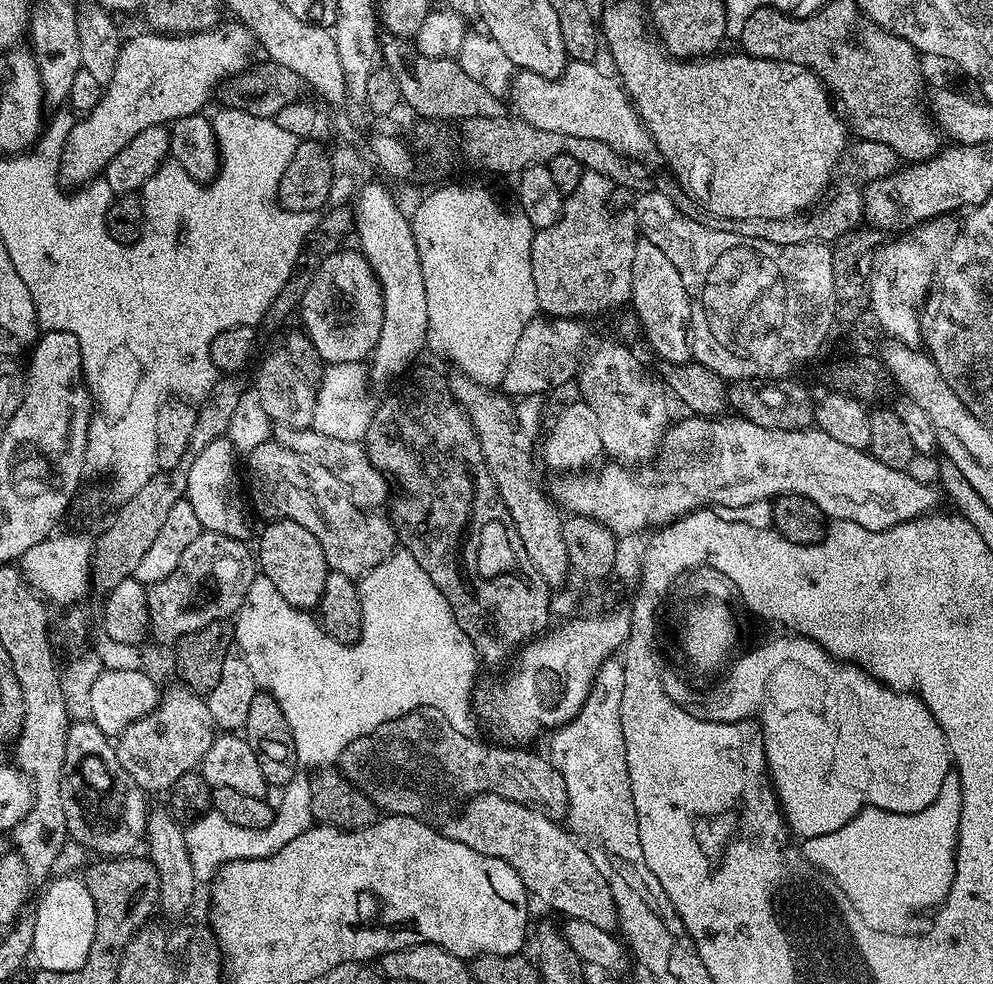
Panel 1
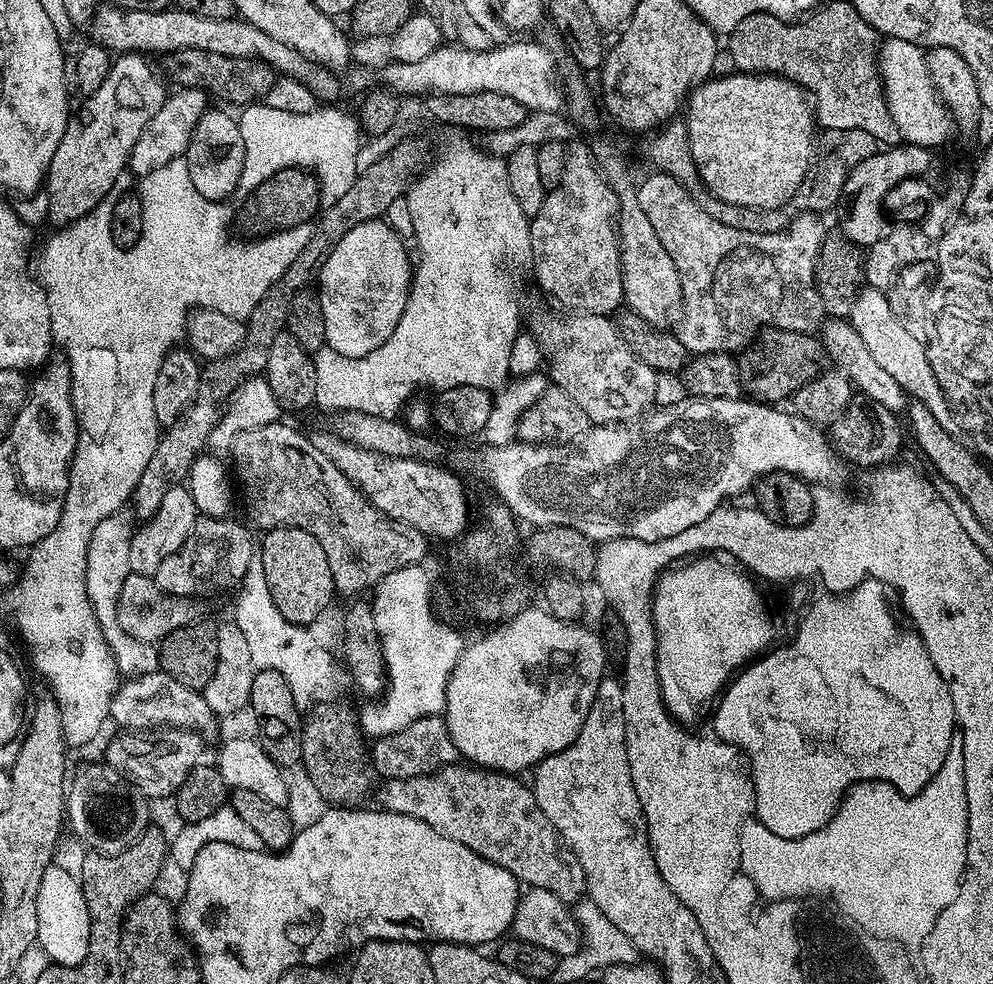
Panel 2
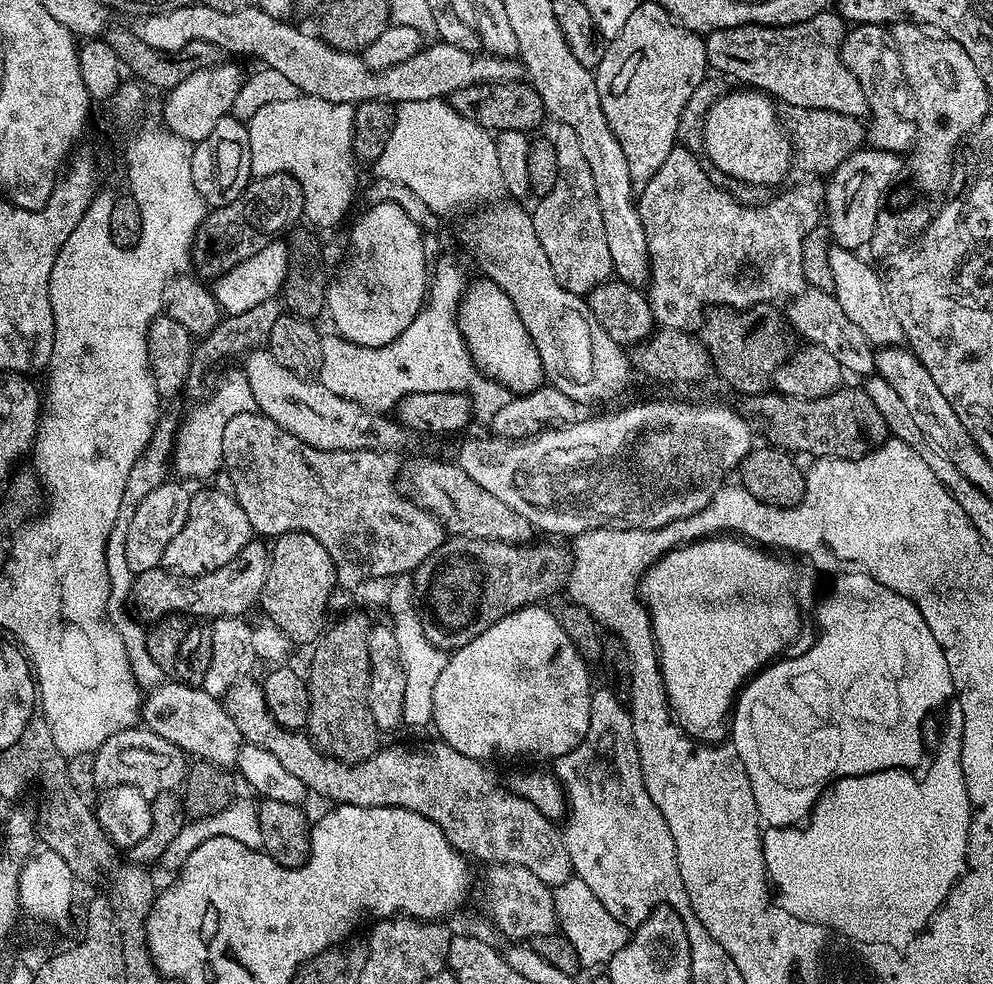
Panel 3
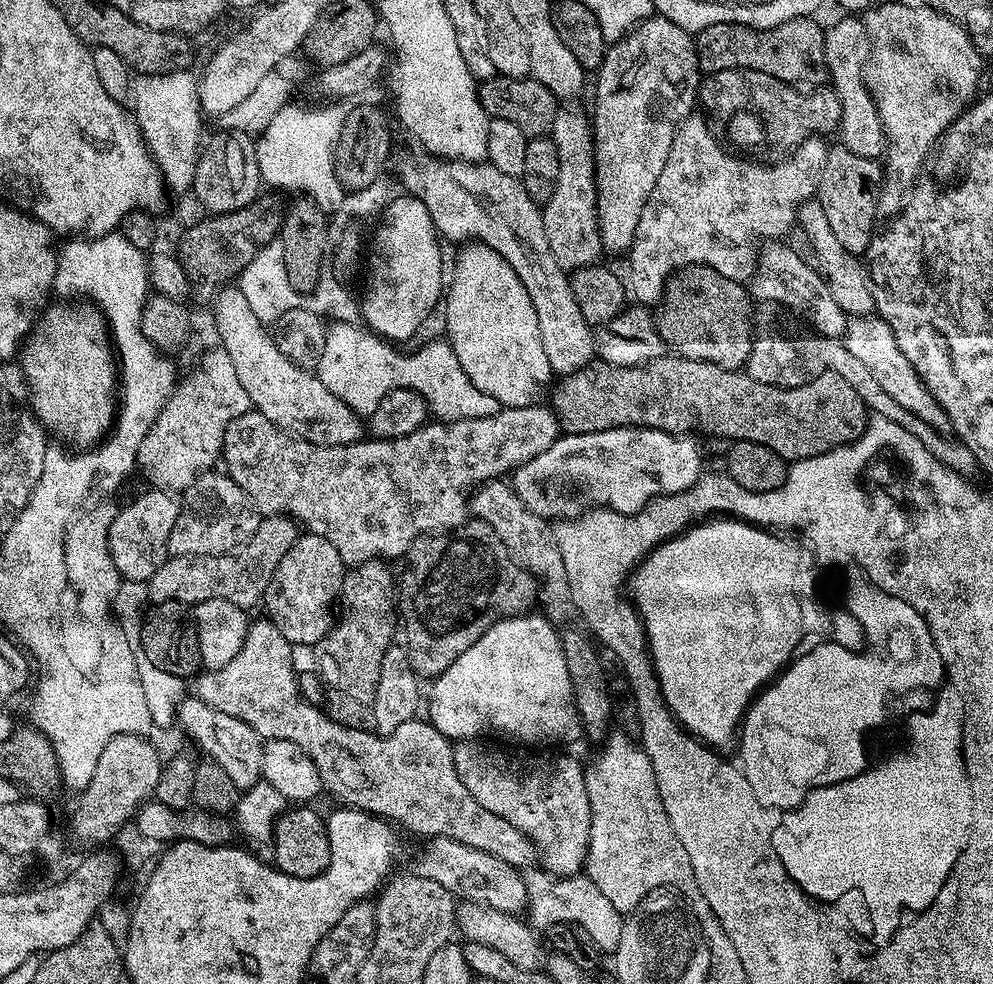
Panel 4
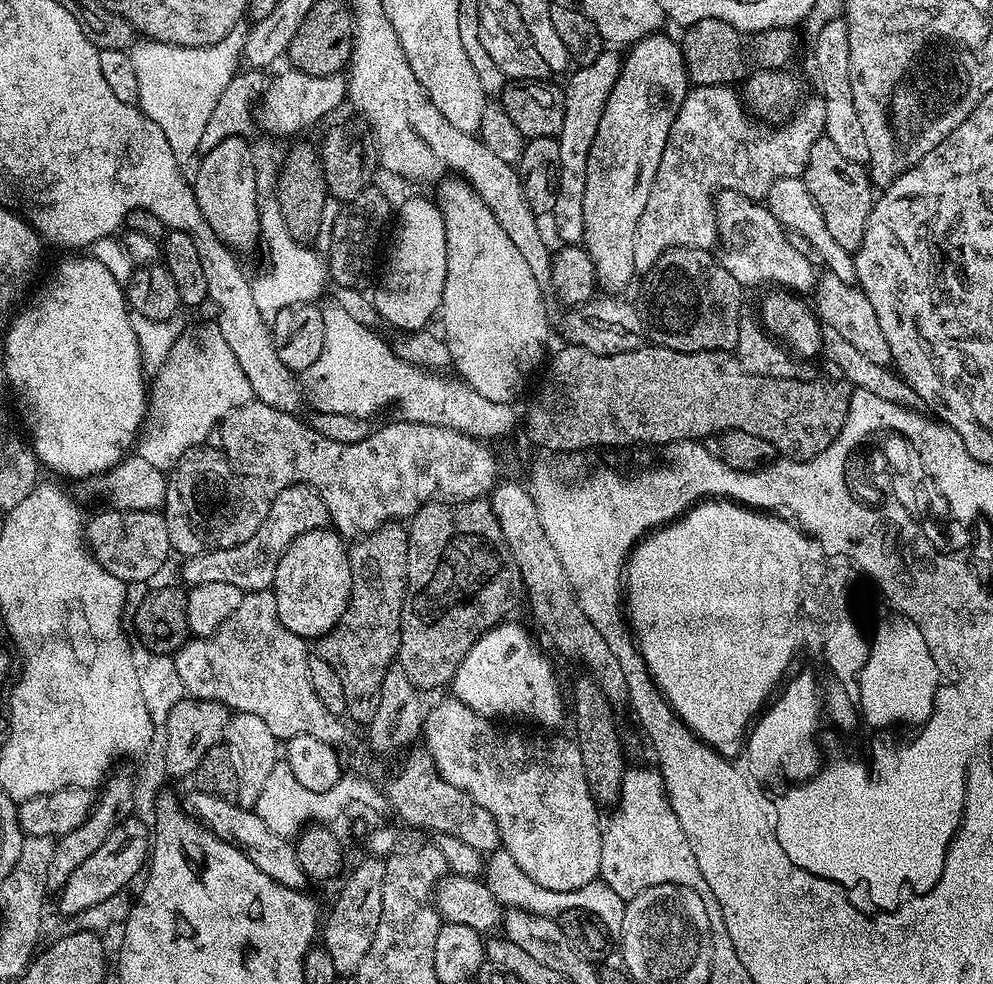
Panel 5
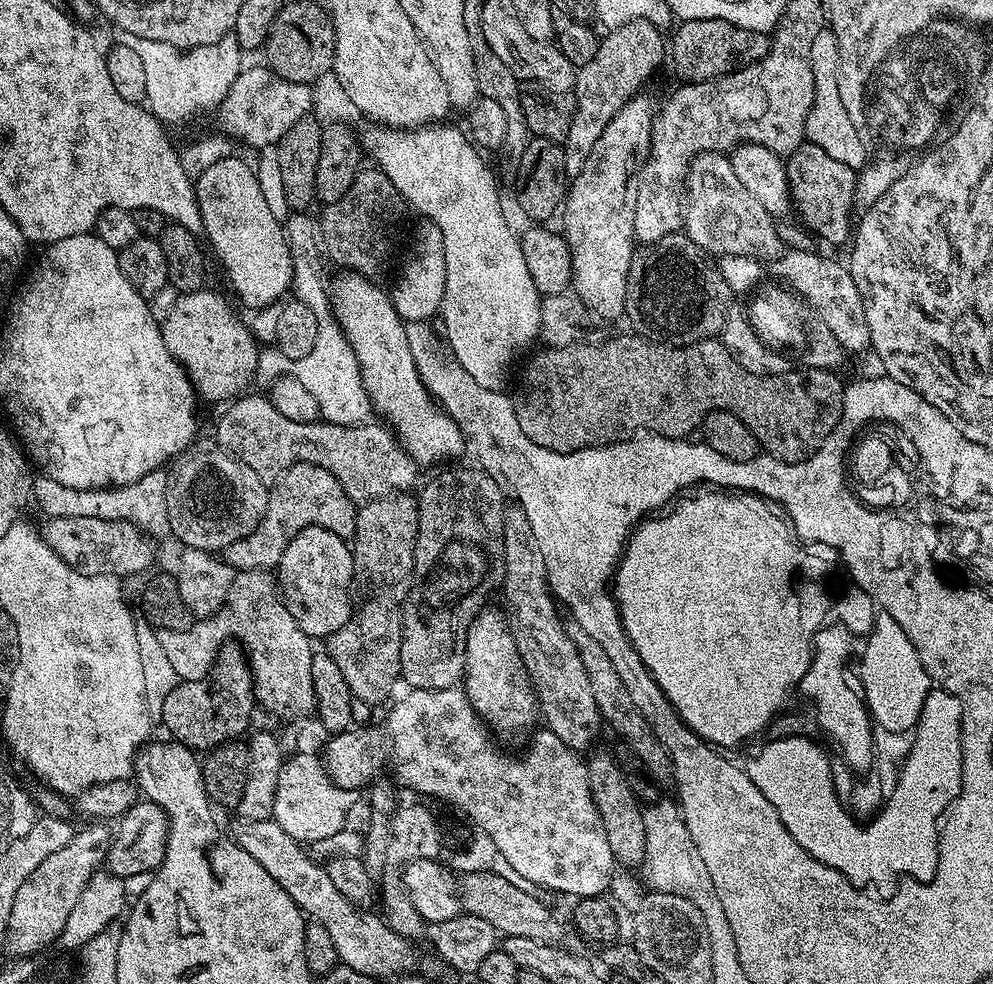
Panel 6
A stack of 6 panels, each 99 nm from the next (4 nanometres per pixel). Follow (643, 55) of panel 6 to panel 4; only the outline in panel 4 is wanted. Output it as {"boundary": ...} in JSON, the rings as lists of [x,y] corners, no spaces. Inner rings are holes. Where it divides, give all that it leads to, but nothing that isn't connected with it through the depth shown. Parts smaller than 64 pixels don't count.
{"boundary":[[[557,111],[550,139],[558,146],[558,183],[554,194],[542,205],[546,242],[550,242],[554,262],[558,262],[563,272],[571,274],[597,263],[602,256],[596,213],[596,146],[592,142],[589,117],[580,112]]]}

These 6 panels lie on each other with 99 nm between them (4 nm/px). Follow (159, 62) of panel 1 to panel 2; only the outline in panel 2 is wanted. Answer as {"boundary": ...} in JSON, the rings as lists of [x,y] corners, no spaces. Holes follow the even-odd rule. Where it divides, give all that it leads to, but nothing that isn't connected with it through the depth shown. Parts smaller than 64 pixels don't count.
{"boundary":[[[139,52],[117,55],[110,66],[110,74],[106,74],[106,82],[102,82],[98,90],[87,93],[83,97],[84,105],[71,113],[46,181],[47,219],[53,220],[53,225],[73,224],[110,195],[120,171],[125,171],[138,134],[142,134],[146,122],[150,122],[164,104],[165,81],[148,60],[151,59]]]}

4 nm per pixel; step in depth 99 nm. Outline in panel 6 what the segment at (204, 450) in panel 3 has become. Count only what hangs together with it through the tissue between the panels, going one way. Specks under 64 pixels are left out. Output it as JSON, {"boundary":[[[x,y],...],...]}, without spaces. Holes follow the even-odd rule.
{"boundary":[[[208,291],[179,293],[168,308],[168,317],[162,320],[160,333],[166,342],[166,350],[170,350],[192,379],[201,401],[231,402],[254,380],[260,352],[251,330],[232,313],[231,306],[218,293]]]}

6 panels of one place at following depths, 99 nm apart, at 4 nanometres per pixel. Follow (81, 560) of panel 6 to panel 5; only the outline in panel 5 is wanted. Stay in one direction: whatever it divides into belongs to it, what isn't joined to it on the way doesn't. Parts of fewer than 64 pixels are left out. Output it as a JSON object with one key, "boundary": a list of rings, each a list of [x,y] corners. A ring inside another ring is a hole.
{"boundary":[[[103,510],[96,517],[87,521],[84,530],[86,547],[102,567],[110,570],[114,578],[148,580],[160,572],[160,567],[167,562],[172,552],[170,534],[166,530],[163,511],[155,512],[117,512]]]}

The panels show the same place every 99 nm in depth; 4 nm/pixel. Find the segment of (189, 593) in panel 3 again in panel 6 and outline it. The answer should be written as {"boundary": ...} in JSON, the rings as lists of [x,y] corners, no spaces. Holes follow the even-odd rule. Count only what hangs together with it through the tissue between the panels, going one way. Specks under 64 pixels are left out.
{"boundary":[[[295,464],[271,485],[264,521],[250,534],[246,534],[246,538],[225,548],[223,559],[228,561],[232,569],[241,572],[255,568],[275,569],[282,554],[286,554],[286,546],[290,546],[290,542],[303,528],[312,524],[345,538],[355,537],[357,511],[357,505],[344,493],[344,487],[334,474],[330,474],[330,470],[317,464]]]}

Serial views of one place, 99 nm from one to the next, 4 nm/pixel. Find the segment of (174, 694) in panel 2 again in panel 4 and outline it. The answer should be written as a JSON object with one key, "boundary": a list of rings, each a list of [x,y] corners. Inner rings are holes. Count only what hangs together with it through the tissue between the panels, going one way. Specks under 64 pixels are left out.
{"boundary":[[[186,698],[176,711],[178,728],[181,728],[198,747],[204,751],[207,759],[214,761],[230,778],[234,778],[234,786],[241,790],[253,788],[261,783],[262,777],[262,737],[246,722],[234,718],[230,714],[222,714],[222,710],[214,710],[199,698]]]}

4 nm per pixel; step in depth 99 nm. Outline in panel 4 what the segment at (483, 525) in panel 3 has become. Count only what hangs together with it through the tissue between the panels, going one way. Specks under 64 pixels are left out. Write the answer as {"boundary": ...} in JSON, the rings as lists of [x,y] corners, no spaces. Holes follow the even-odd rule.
{"boundary":[[[500,478],[489,480],[471,493],[470,512],[475,519],[490,525],[508,553],[536,577],[539,584],[539,611],[557,626],[571,625],[577,619],[578,613],[574,598],[570,594],[570,582],[566,578],[562,550],[558,550],[555,527],[544,517],[534,514],[534,510],[530,510],[530,506],[526,506],[526,502],[518,498],[511,483]]]}

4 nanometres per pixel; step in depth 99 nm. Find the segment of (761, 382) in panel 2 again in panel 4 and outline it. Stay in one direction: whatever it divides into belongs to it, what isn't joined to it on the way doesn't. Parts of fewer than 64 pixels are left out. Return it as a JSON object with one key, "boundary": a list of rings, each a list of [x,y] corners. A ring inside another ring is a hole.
{"boundary":[[[692,264],[681,268],[667,281],[664,299],[658,305],[654,319],[656,329],[665,345],[675,355],[685,356],[698,362],[714,362],[726,370],[740,370],[748,363],[752,348],[732,350],[732,344],[752,344],[754,316],[753,297],[741,281],[731,280],[718,270],[705,264]]]}

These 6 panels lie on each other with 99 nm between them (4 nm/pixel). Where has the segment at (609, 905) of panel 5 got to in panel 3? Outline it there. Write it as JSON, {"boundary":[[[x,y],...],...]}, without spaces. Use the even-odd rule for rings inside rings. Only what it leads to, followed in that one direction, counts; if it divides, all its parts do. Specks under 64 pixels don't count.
{"boundary":[[[573,876],[566,883],[557,885],[553,895],[559,931],[575,946],[583,967],[605,965],[628,944],[629,927],[606,910],[586,882]]]}

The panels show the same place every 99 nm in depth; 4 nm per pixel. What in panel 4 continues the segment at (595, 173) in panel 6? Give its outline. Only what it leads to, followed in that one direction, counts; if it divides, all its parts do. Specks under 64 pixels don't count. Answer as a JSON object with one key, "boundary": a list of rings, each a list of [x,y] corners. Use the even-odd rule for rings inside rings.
{"boundary":[[[653,14],[605,51],[595,76],[596,101],[590,123],[596,146],[598,230],[605,253],[624,254],[636,237],[642,206],[666,166],[674,134],[698,104],[702,73],[693,33]]]}

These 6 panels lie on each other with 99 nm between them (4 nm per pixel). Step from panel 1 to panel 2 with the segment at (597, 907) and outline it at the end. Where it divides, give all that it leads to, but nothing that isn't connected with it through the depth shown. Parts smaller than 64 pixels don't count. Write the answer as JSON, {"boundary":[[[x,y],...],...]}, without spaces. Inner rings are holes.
{"boundary":[[[449,762],[431,774],[415,776],[409,780],[389,779],[385,783],[388,785],[380,792],[379,807],[389,812],[406,814],[410,818],[418,818],[434,826],[434,830],[446,834],[446,838],[454,838],[454,842],[462,842],[462,846],[474,850],[474,854],[510,870],[510,874],[514,874],[521,885],[529,889],[541,888],[550,891],[565,902],[579,901],[586,892],[582,866],[571,848],[561,840],[550,818],[542,814],[531,787],[520,780],[523,779],[512,774],[485,770],[479,766],[465,766],[460,762]]]}

